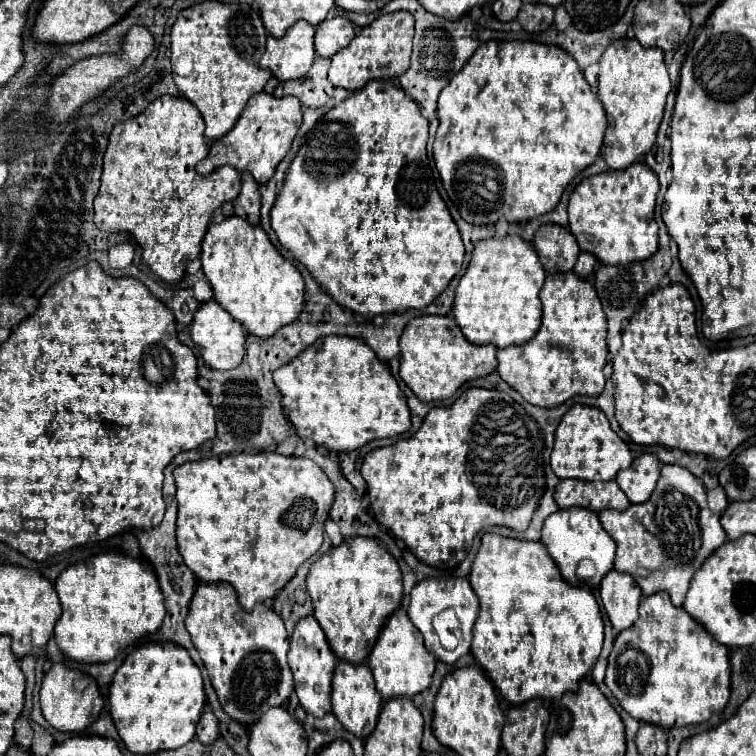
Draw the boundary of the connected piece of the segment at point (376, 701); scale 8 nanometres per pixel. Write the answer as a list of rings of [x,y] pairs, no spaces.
[[[338,661],[336,669],[334,669],[334,679],[332,679],[332,713],[336,715],[336,719],[350,733],[364,739],[376,727],[380,707],[382,707],[382,697],[372,683],[372,673],[368,671],[368,665]]]

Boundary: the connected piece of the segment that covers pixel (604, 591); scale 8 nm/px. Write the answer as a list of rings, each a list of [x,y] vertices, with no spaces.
[[[610,571],[600,583],[600,599],[616,631],[628,629],[638,615],[642,591],[628,573]]]

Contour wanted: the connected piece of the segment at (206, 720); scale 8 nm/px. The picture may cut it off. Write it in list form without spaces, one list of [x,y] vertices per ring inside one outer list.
[[[204,711],[200,721],[198,721],[198,727],[196,727],[196,739],[202,741],[204,745],[208,743],[214,743],[216,737],[218,737],[218,719],[214,717],[212,711]]]

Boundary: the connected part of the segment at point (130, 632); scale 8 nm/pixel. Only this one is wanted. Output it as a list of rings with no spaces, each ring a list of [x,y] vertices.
[[[120,552],[96,557],[66,567],[56,579],[62,615],[54,629],[56,645],[74,661],[106,663],[144,635],[160,629],[166,609],[158,579],[136,557]]]

